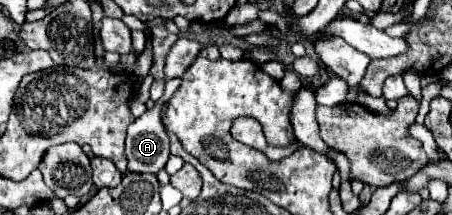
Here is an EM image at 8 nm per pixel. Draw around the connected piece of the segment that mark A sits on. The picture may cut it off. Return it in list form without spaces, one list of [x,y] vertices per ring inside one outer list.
[[[172,78],[166,82],[164,96],[154,104],[152,110],[146,110],[140,118],[136,118],[128,126],[126,136],[126,158],[128,172],[154,172],[158,174],[170,156],[168,152],[168,136],[164,132],[160,120],[160,106],[172,98],[172,94],[182,84],[180,78]]]

